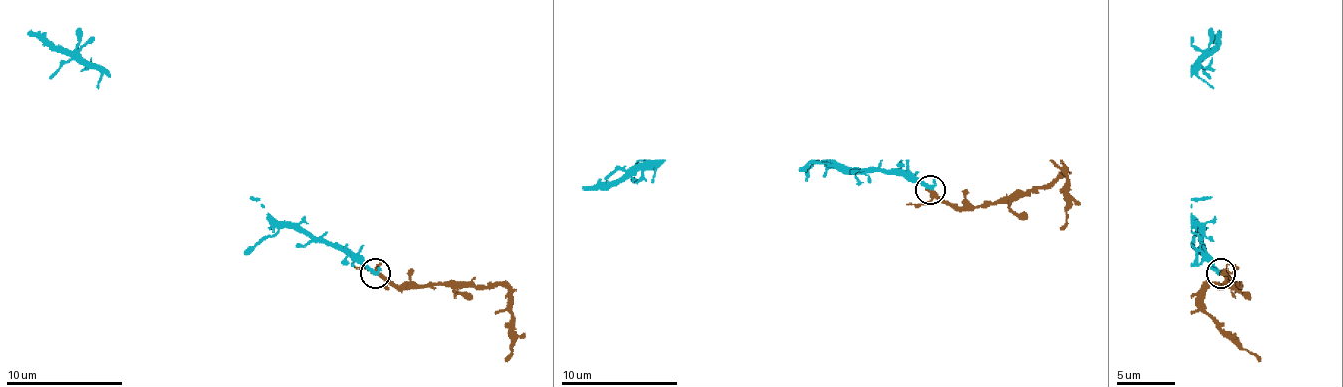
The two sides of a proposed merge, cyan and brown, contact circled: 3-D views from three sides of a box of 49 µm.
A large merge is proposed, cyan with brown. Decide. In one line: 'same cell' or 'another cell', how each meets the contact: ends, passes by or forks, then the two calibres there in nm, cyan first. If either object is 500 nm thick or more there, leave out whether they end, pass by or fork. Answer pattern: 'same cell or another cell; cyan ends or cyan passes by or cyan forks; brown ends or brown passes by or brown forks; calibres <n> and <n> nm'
same cell; cyan ends; brown forks; calibres 320 and 200 nm

